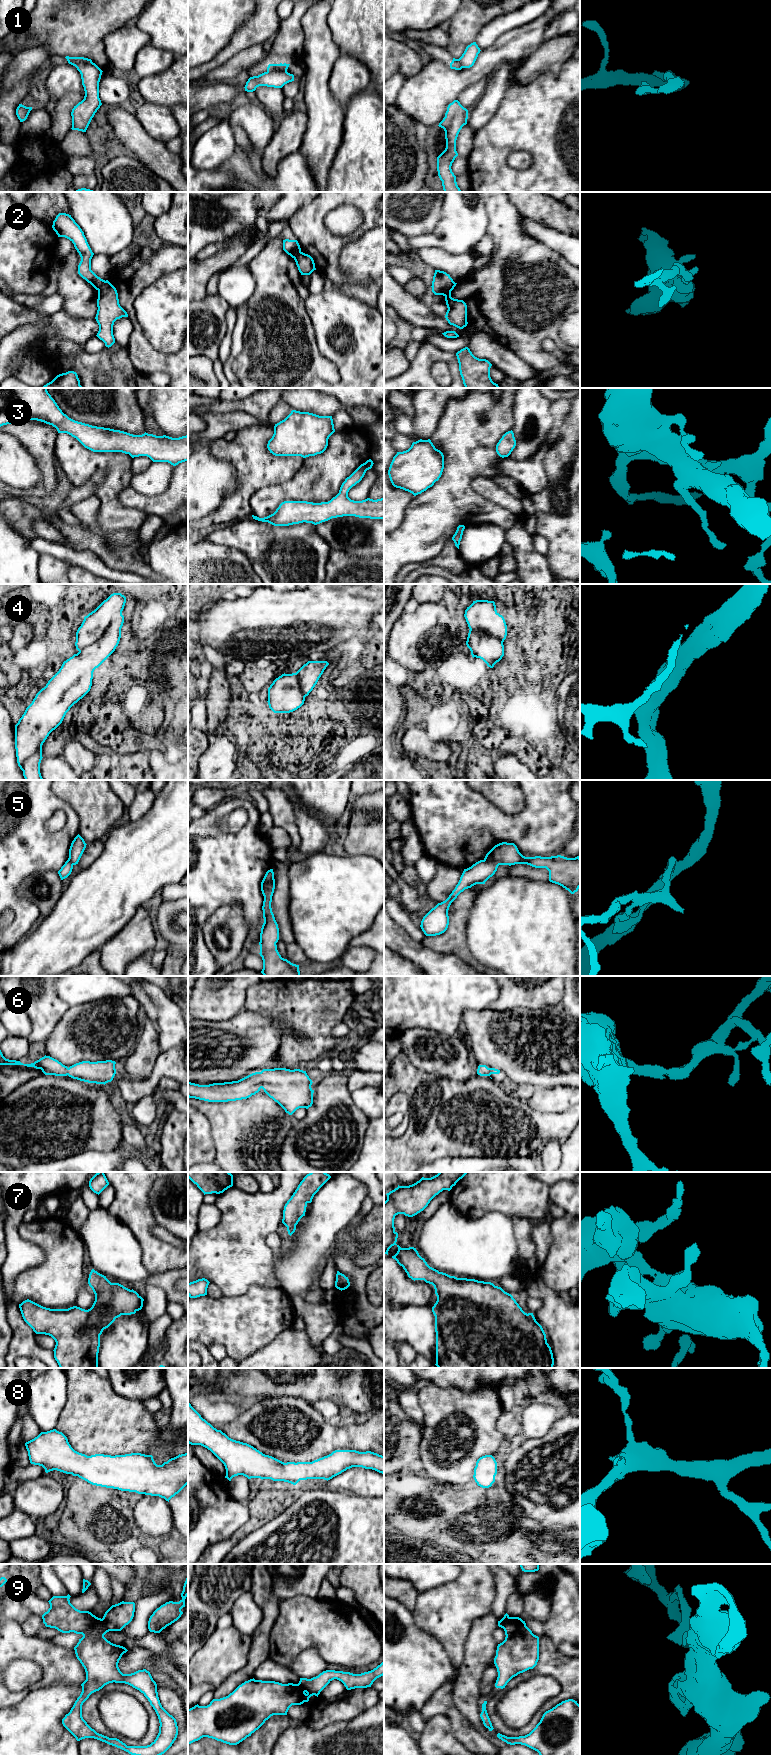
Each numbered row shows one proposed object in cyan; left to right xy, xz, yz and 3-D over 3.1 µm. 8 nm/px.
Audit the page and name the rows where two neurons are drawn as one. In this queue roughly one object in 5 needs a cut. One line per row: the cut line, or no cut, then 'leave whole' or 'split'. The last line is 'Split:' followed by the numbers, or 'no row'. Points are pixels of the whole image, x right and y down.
1: cut xy (92, 62), (77, 62), (73, 65); split
2: cut yz (455, 283), (444, 295); split
3: cut none; leave whole
4: cut none; leave whole
5: cut xz (273, 878), (263, 895); split
6: cut none; leave whole
7: cut none; leave whole
8: cut none; leave whole
9: cut xy (102, 1618), (109, 1630); split
Split: 1, 2, 5, 9

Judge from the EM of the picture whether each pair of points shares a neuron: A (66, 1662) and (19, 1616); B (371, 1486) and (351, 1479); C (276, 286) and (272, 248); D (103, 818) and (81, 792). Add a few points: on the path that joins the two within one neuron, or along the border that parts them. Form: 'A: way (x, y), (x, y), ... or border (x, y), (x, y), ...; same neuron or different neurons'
A: border (10, 1619), (19, 1624); different neurons
B: way (366, 1483), (356, 1480); same neuron
C: way (273, 277), (272, 257); same neuron
D: way (98, 812), (98, 809), (87, 798); same neuron

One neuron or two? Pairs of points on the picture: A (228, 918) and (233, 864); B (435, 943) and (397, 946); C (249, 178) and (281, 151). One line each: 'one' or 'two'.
A: two
B: two
C: two

